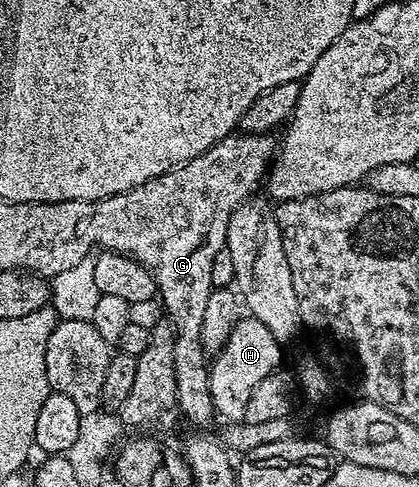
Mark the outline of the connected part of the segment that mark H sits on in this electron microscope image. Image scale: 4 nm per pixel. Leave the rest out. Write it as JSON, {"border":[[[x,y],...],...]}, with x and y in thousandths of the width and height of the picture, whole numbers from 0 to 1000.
{"border":[[[604,649],[570,651],[554,674],[544,698],[530,717],[508,729],[499,745],[501,811],[511,832],[511,848],[525,860],[542,858],[542,869],[578,864],[582,838],[592,838],[592,813],[601,813],[601,797],[630,780],[630,772],[656,766],[673,743],[675,704],[663,702],[640,682],[640,674]]]}

